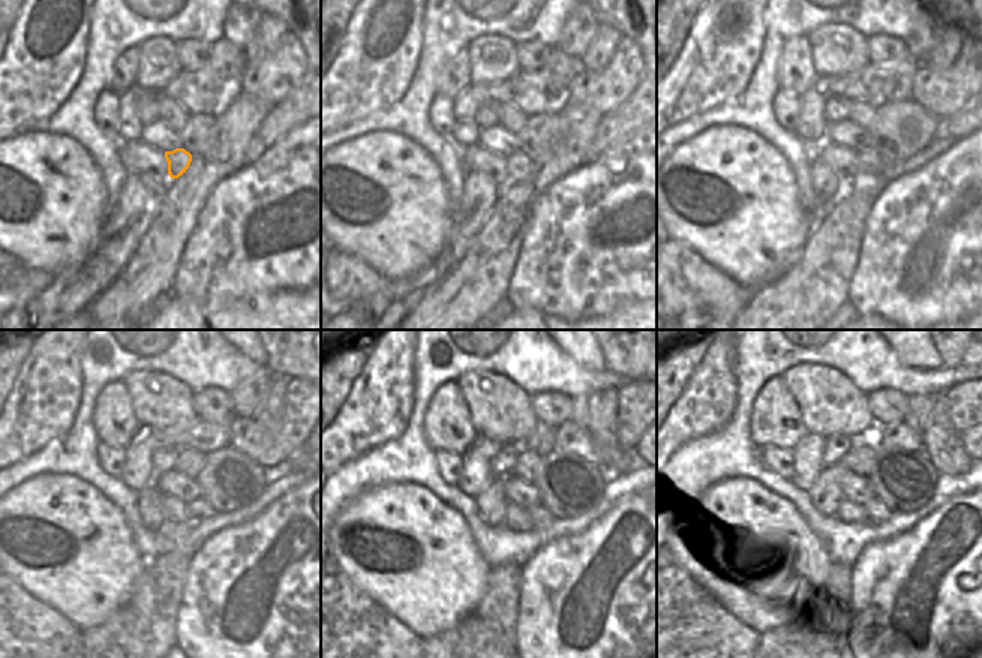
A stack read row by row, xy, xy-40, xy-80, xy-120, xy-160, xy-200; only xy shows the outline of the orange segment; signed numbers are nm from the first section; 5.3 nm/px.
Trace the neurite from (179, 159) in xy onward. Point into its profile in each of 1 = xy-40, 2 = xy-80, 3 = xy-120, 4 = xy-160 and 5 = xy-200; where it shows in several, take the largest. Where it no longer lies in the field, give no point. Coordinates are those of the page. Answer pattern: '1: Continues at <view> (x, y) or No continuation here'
1: Continues at xy-40 (519, 164)
2: Continues at xy-80 (868, 168)
3: Continues at xy-120 (198, 510)
4: Continues at xy-160 (540, 516)
5: Continues at xy-200 (877, 511).

